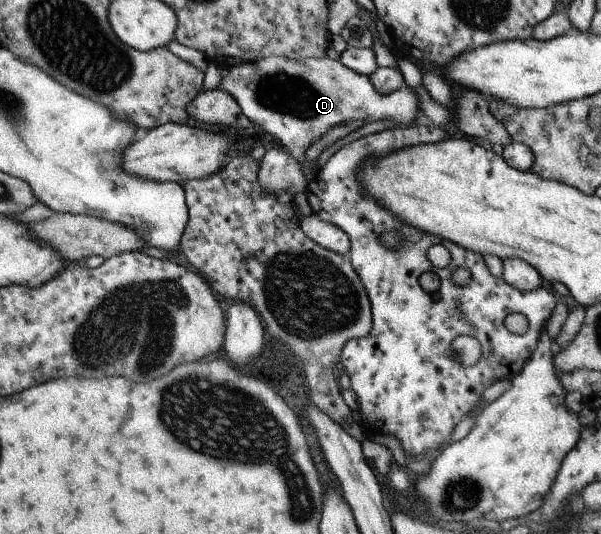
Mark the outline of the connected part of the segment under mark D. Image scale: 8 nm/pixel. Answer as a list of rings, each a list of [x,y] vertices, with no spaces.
[[[267,55],[251,62],[234,64],[229,68],[220,69],[219,74],[219,88],[234,98],[242,115],[278,139],[282,147],[286,147],[286,153],[297,162],[304,158],[305,149],[310,143],[318,140],[322,134],[331,132],[335,126],[345,126],[346,123],[356,120],[364,120],[367,123],[378,121],[378,119],[390,119],[396,127],[408,127],[408,123],[414,121],[416,113],[420,112],[418,101],[408,86],[402,85],[400,89],[388,95],[377,94],[369,82],[369,78],[344,67],[338,60],[331,60],[326,56],[286,59],[282,56]]]

